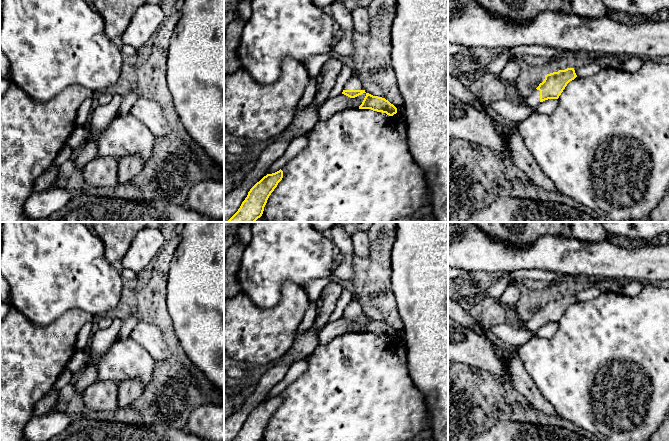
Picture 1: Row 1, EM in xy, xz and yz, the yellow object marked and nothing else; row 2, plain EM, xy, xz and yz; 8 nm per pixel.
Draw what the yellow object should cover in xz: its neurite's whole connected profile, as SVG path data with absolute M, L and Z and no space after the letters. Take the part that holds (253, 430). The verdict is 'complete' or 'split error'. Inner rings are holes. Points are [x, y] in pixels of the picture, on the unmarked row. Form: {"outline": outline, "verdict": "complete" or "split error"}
{"outline": "M283 395L267 398L248 416L238 435L232 441L261 441L267 424L283 402Z", "verdict": "complete"}

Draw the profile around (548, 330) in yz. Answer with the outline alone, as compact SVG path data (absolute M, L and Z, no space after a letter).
M548 323L540 327L537 336L540 338L552 338L558 330L558 323Z

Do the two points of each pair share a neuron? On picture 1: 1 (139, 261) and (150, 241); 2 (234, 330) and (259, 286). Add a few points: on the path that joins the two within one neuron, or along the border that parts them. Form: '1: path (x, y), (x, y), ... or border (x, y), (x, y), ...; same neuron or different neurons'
1: path (139, 256), (145, 246); same neuron
2: border (240, 291), (261, 308), (271, 308), (273, 306); different neurons

